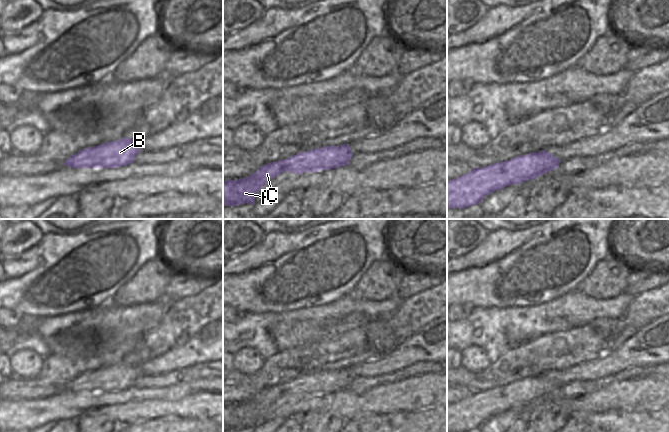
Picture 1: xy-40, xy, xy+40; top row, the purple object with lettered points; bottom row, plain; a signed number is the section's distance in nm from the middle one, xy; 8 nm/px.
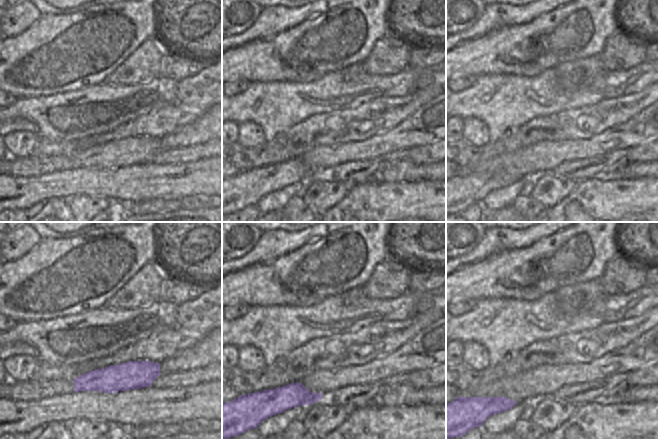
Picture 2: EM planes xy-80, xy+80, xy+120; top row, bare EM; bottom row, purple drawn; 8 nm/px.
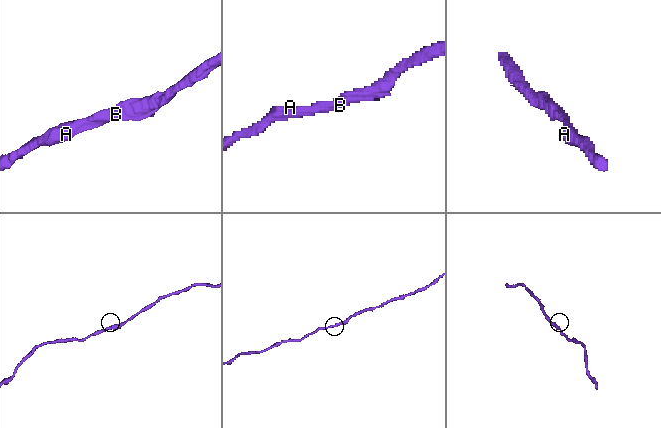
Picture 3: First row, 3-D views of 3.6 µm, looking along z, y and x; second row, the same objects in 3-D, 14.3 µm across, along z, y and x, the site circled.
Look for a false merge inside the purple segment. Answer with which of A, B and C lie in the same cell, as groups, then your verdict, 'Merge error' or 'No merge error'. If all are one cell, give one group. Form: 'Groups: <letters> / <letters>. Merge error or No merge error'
Groups: A B C. No merge error

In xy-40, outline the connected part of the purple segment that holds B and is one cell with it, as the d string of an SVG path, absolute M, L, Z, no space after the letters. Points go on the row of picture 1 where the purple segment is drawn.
M122 138L84 148L70 156L64 166L70 168L118 168L132 163L141 151L136 138Z

